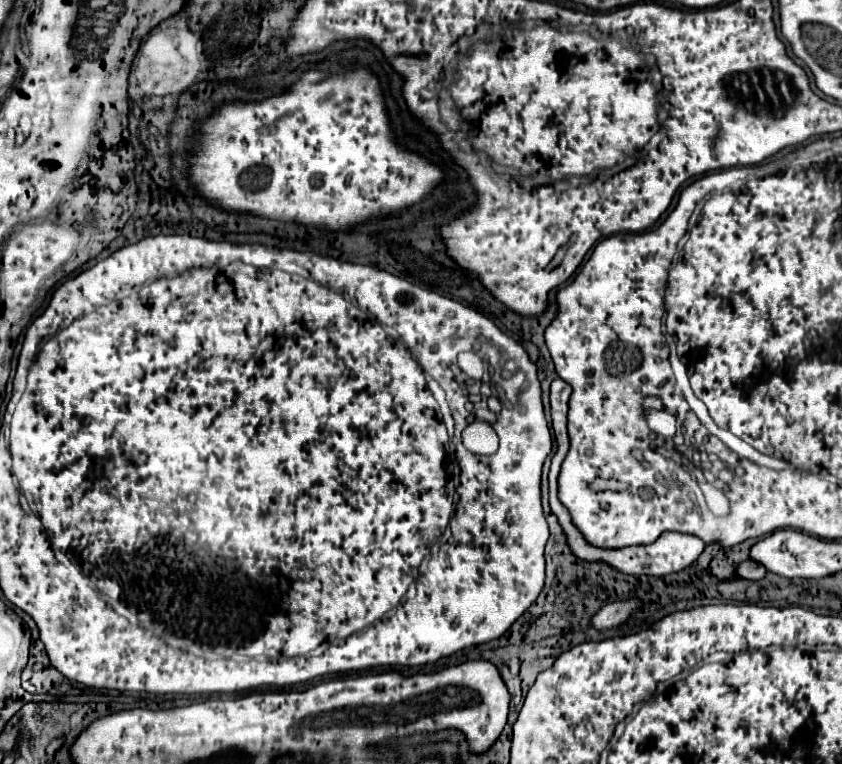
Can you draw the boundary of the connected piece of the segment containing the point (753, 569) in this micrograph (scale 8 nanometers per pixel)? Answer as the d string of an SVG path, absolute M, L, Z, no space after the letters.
M745 560L745 562L739 564L737 574L739 574L741 578L747 578L747 580L761 580L761 578L767 574L767 570L765 570L761 564L753 562L753 560Z

